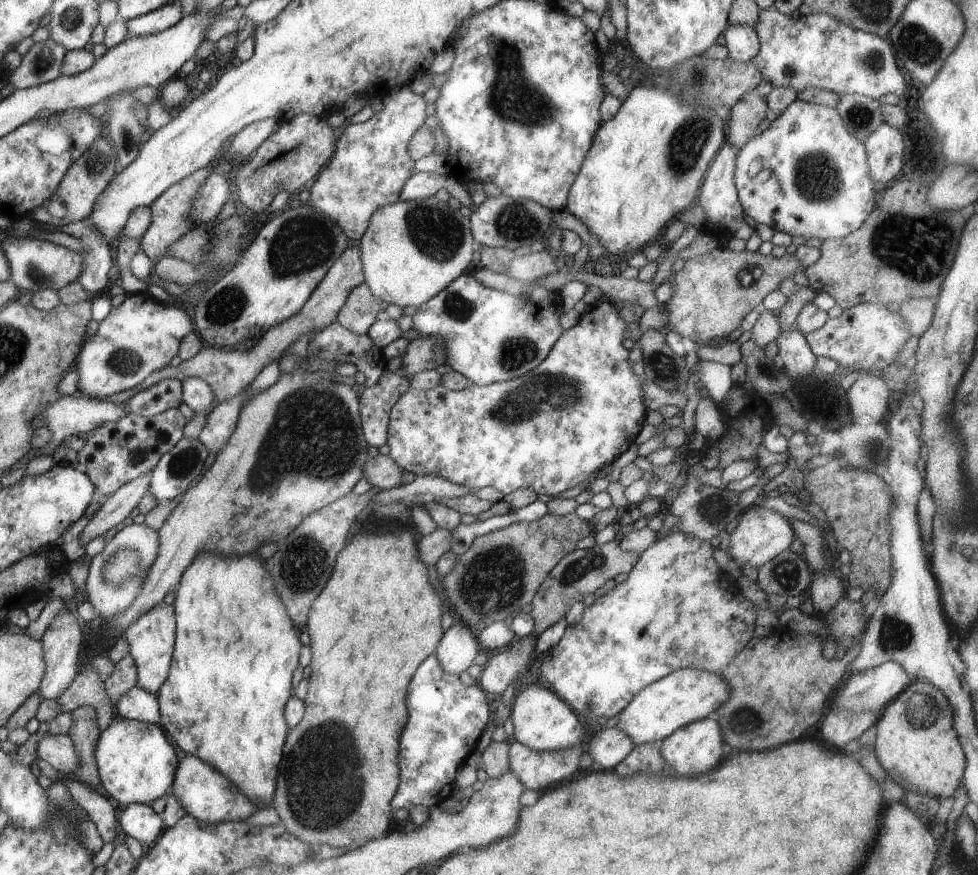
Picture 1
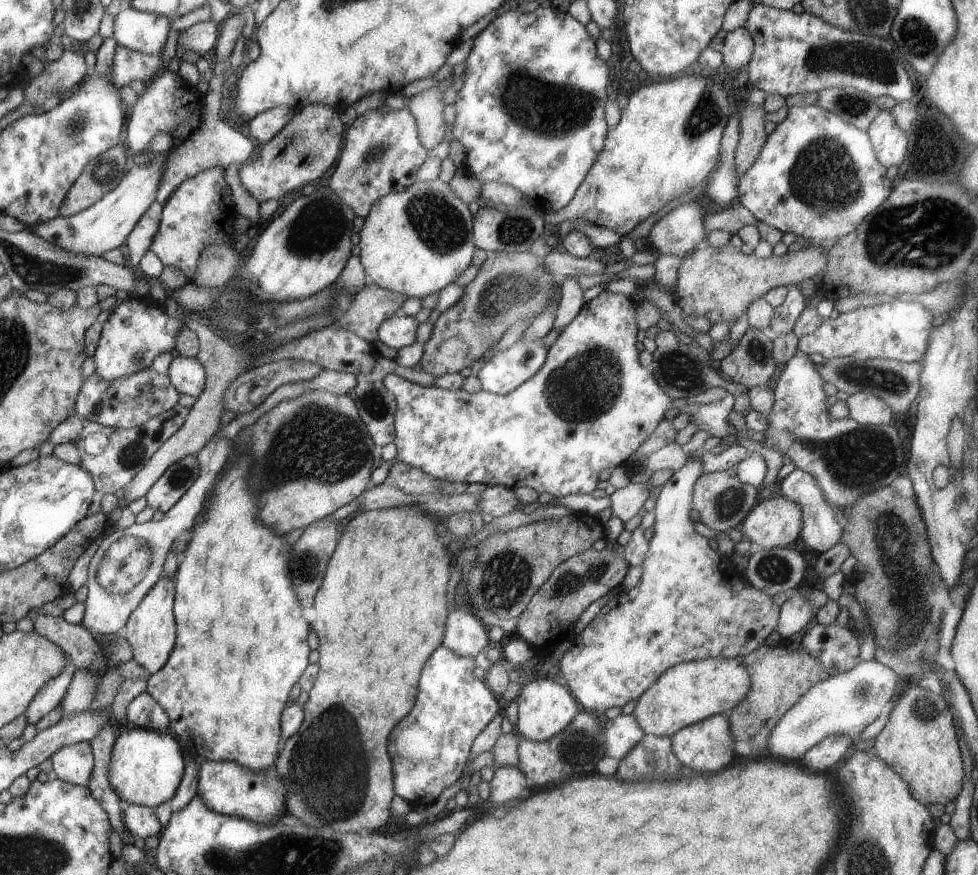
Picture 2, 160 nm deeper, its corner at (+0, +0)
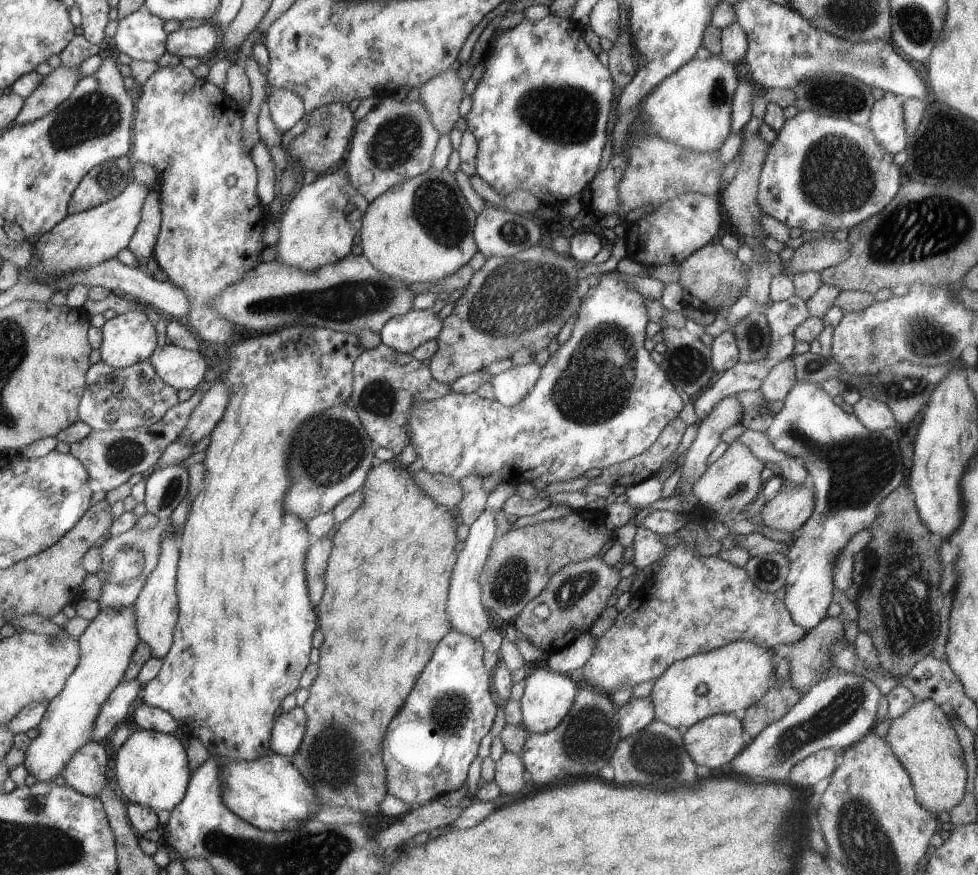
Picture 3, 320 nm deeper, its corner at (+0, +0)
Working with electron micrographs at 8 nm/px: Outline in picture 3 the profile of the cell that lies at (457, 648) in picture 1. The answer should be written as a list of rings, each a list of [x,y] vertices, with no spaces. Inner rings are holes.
[[[484,509],[480,516],[471,524],[469,534],[465,539],[464,548],[458,554],[458,564],[454,568],[452,587],[449,592],[448,613],[452,621],[453,629],[462,634],[479,638],[479,636],[490,626],[490,617],[481,601],[481,586],[479,576],[488,558],[492,543],[499,535],[496,529],[496,521],[500,515]]]

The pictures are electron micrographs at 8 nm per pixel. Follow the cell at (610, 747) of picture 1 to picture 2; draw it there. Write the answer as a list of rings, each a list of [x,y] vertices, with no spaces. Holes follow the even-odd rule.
[[[621,712],[613,720],[608,719],[603,729],[606,755],[618,760],[624,758],[626,753],[630,752],[630,749],[634,748],[634,745],[638,744],[645,735],[634,713]]]

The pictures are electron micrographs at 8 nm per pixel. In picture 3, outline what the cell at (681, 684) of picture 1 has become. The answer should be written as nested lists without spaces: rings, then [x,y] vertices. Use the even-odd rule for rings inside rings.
[[[734,641],[720,648],[677,660],[655,680],[650,695],[651,703],[655,708],[655,719],[679,728],[683,733],[687,728],[709,716],[730,713],[742,715],[747,708],[762,700],[762,697],[772,688],[771,681],[776,672],[775,662],[776,667],[778,664],[777,656],[773,654],[771,647],[760,646],[752,641]]]

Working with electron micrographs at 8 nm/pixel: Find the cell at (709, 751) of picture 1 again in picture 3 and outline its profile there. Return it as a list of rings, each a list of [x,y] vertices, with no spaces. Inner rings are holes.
[[[735,713],[719,714],[709,716],[700,722],[694,724],[683,732],[683,744],[686,747],[687,753],[696,764],[705,764],[714,770],[724,772],[729,766],[730,761],[744,750],[744,747],[752,740],[746,734],[743,724],[741,723],[742,716]]]

